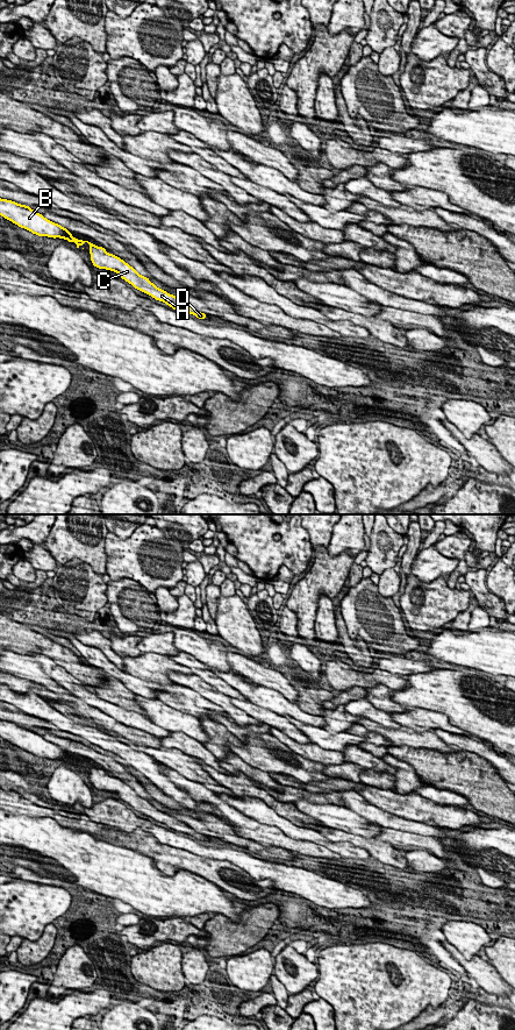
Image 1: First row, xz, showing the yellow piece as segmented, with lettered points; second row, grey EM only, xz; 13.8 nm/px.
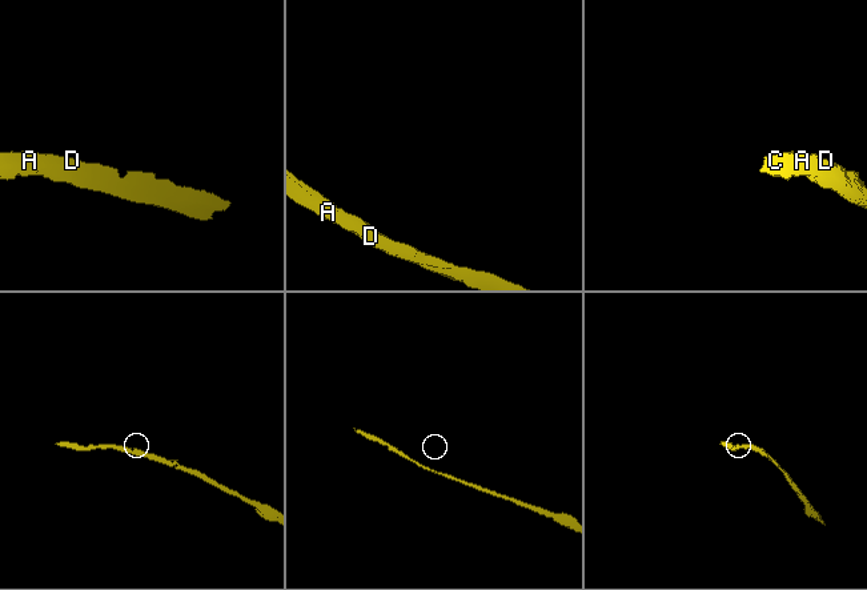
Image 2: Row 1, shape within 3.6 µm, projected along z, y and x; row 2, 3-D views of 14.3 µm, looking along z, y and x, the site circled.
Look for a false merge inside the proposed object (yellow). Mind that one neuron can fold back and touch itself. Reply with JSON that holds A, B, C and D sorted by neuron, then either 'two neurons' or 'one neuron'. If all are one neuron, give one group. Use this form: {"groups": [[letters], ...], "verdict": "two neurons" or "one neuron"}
{"groups": [["A", "B", "C", "D"]], "verdict": "one neuron"}

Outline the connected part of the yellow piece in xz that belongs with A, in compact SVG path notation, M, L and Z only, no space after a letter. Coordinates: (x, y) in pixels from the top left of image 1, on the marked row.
M0 198L0 215L38 236L65 239L69 242L76 242L77 248L87 242L90 244L88 251L91 253L91 261L94 267L117 272L122 279L130 283L135 289L151 296L156 300L167 304L176 311L193 314L199 319L207 318L207 314L196 311L186 301L158 289L148 277L141 276L133 267L120 257L108 254L105 248L96 247L88 241L74 239L66 228L45 219L29 206Z

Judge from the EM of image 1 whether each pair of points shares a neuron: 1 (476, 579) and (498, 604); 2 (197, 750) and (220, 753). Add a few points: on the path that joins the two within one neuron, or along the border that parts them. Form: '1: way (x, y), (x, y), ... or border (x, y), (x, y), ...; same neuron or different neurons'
1: way (477, 585), (491, 601); same neuron
2: border (208, 748), (217, 760); different neurons

